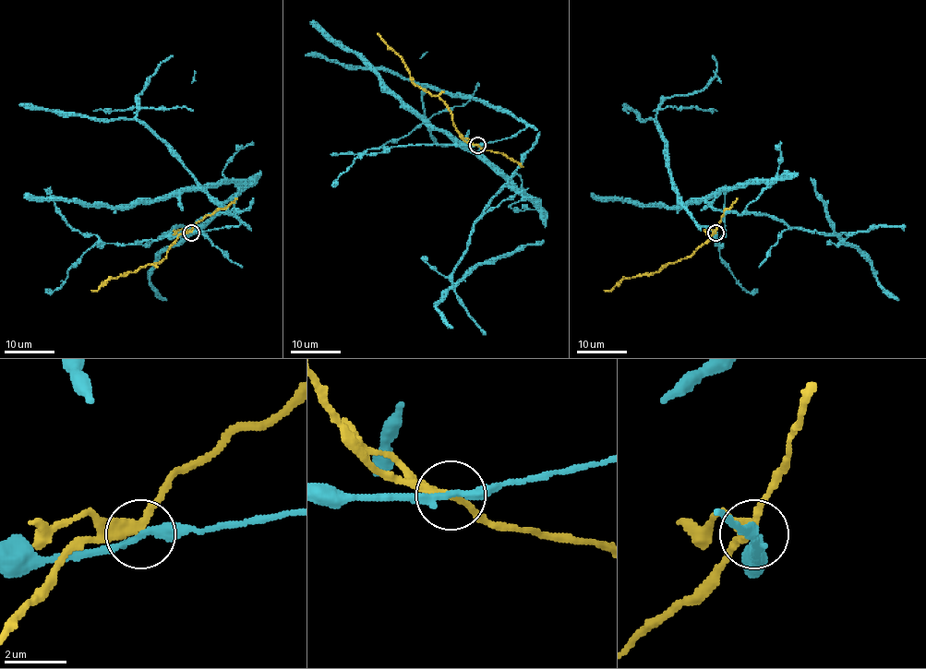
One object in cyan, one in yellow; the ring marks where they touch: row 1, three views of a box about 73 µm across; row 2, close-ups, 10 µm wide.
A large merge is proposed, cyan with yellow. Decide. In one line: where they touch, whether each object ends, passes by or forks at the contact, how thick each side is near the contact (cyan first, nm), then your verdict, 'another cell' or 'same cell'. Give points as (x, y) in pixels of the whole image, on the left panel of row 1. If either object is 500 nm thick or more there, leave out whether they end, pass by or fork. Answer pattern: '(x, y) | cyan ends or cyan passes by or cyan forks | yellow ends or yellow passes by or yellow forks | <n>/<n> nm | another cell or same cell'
(191, 232) | cyan passes by | yellow passes by | 240/300 nm | another cell

